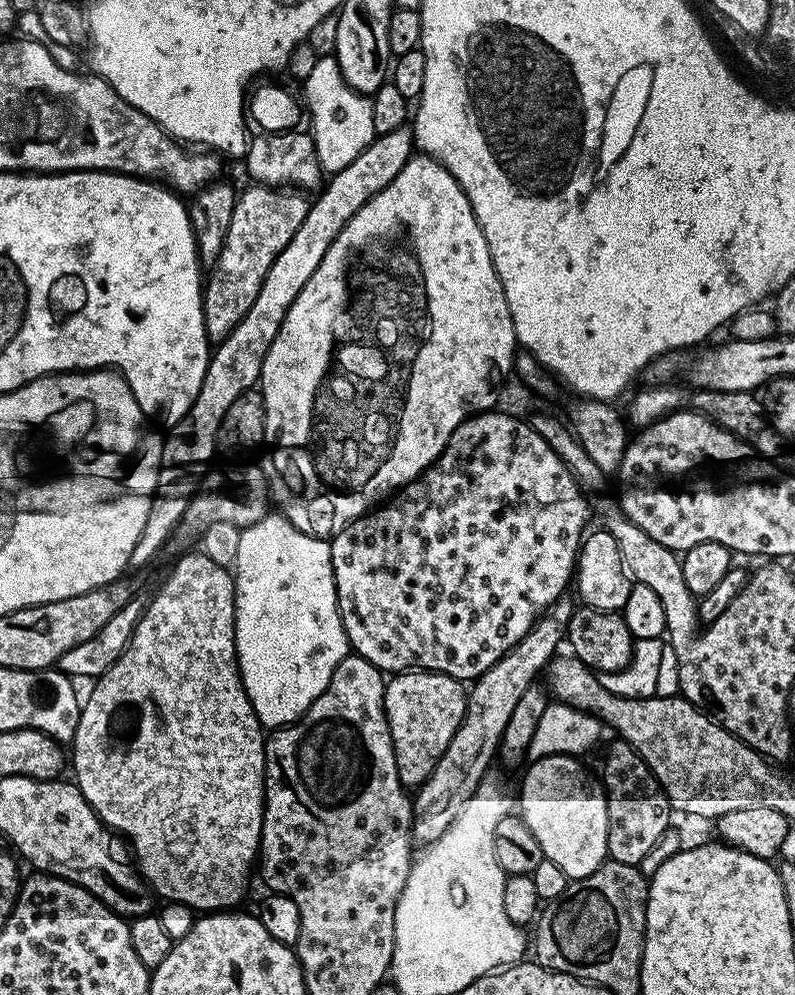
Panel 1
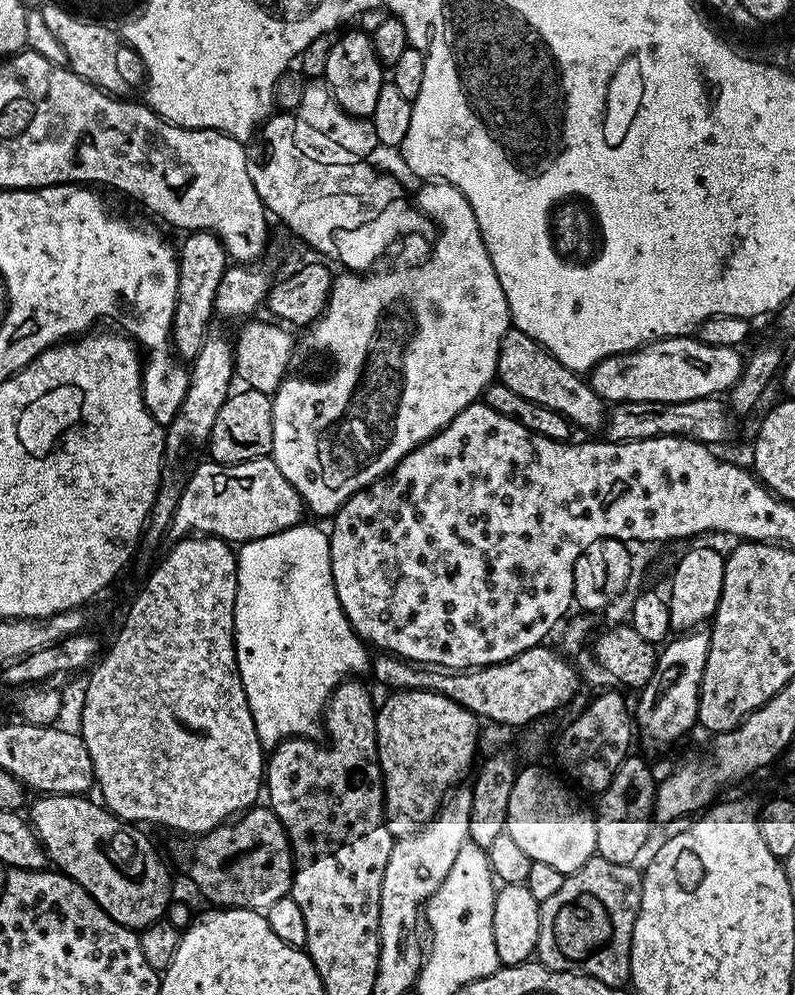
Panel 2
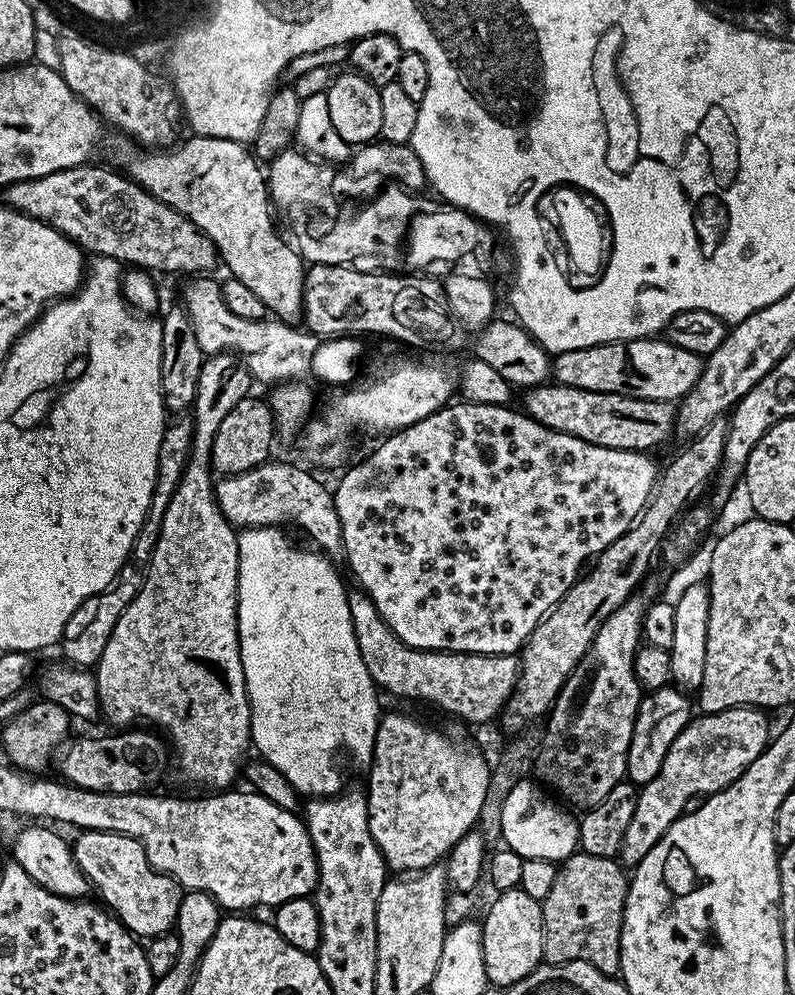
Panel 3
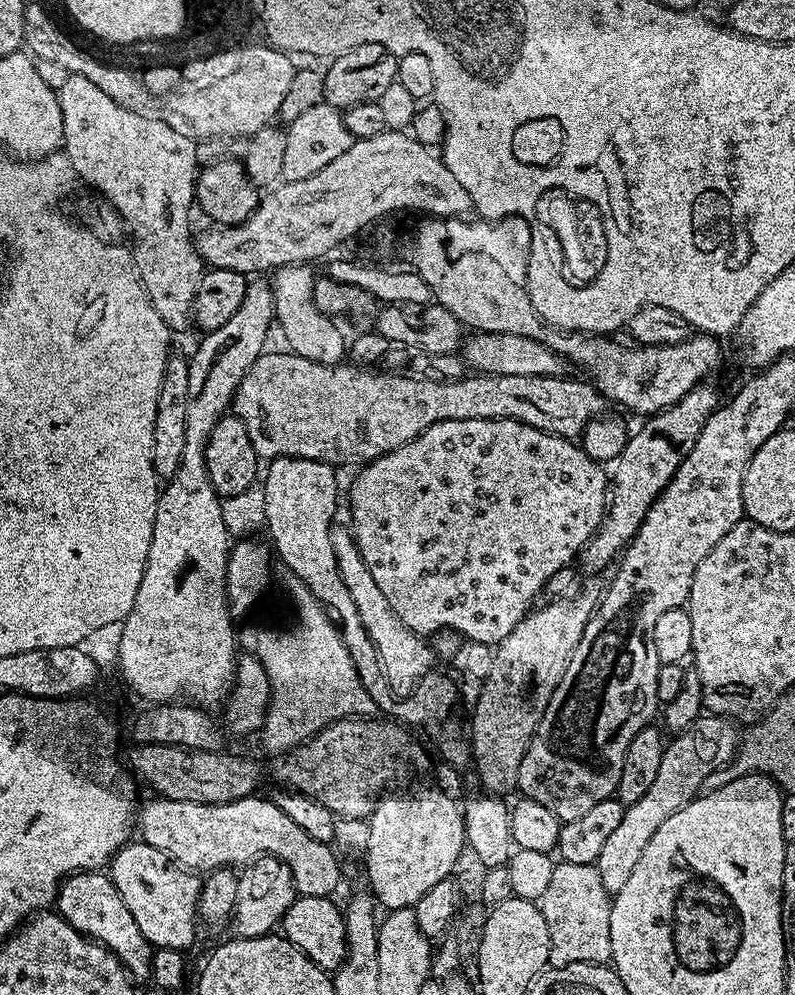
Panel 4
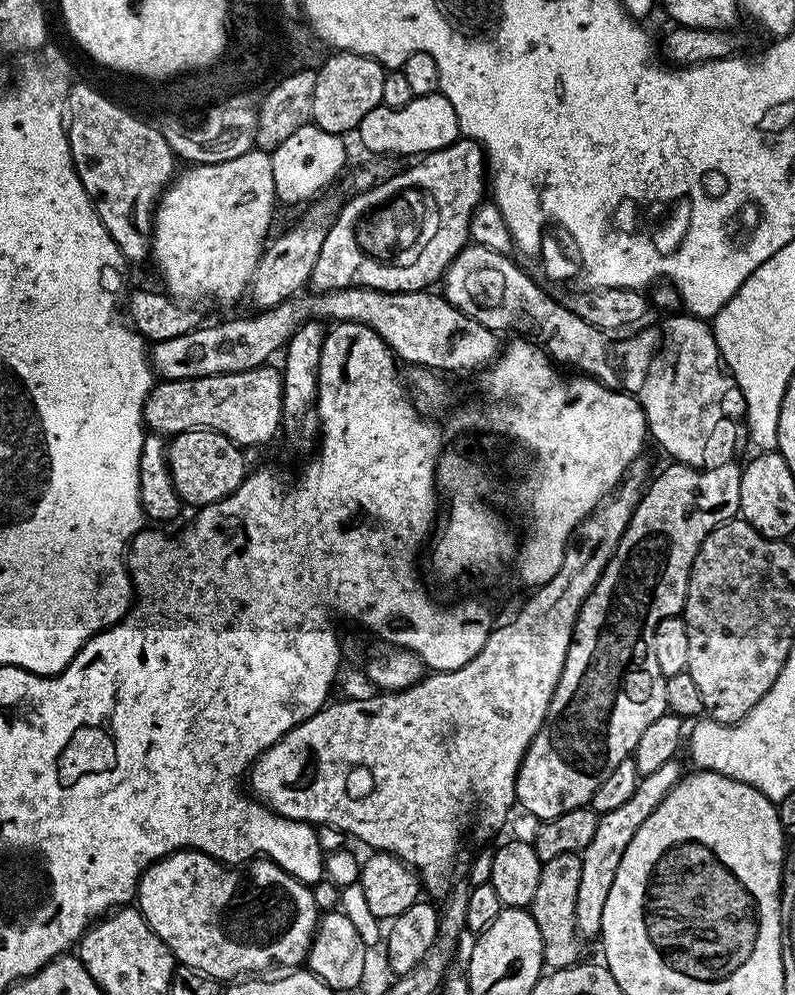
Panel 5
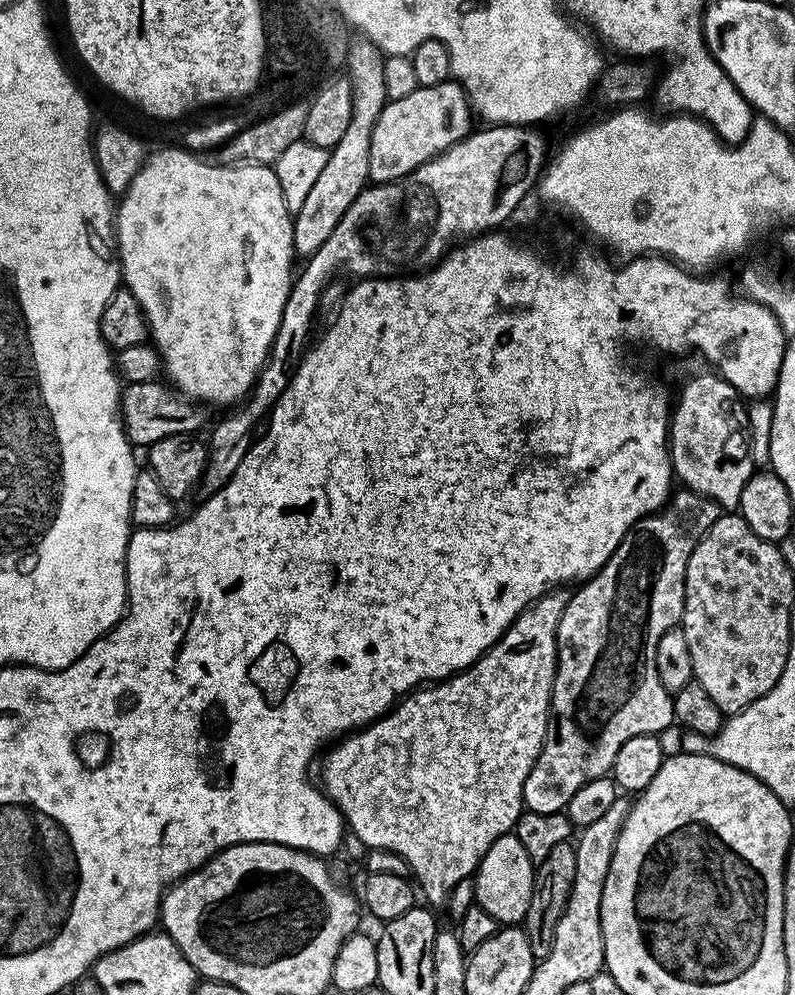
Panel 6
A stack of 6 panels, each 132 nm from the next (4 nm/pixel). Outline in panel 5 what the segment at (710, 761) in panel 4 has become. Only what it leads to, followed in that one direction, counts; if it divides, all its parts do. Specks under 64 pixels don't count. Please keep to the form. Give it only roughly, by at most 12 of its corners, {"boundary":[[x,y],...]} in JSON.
{"boundary":[[679,759],[641,776],[618,810],[600,816],[580,856],[581,937],[599,937],[618,862],[679,782]]}

